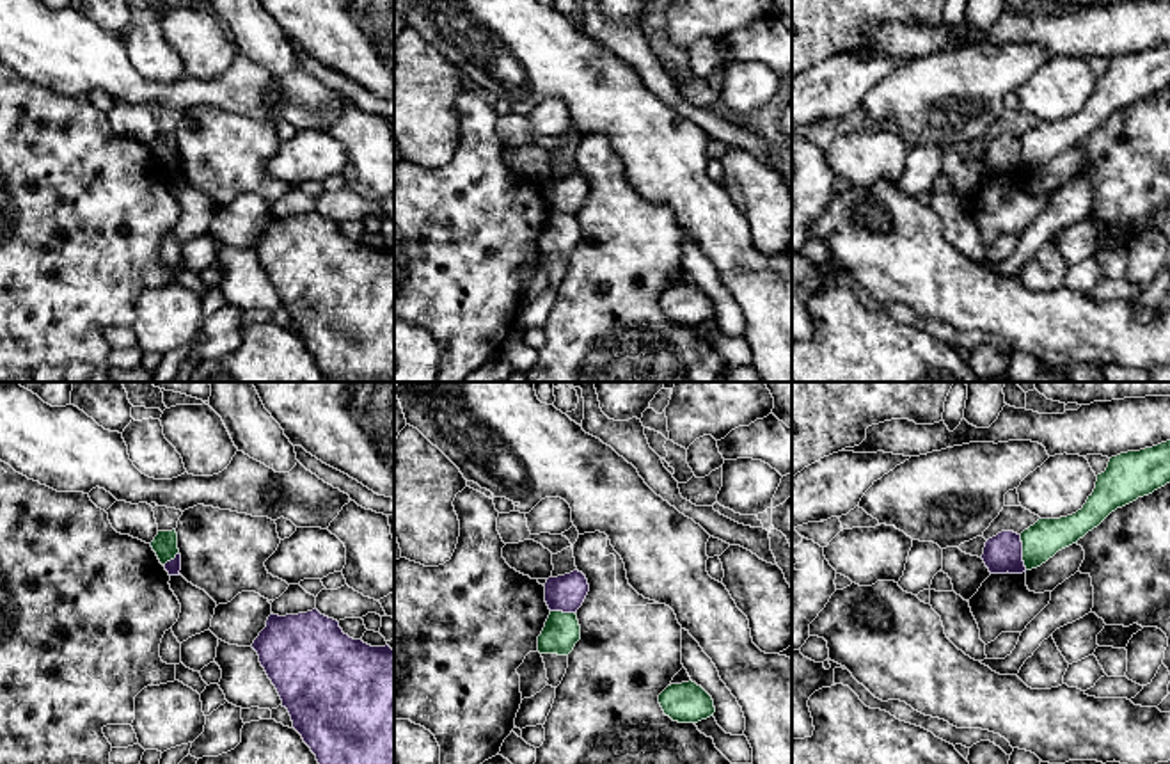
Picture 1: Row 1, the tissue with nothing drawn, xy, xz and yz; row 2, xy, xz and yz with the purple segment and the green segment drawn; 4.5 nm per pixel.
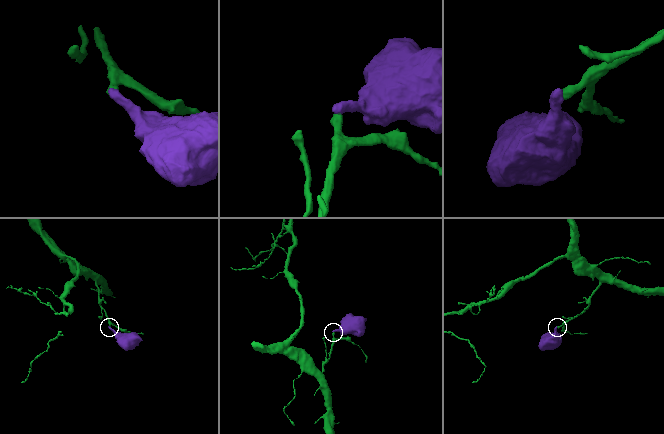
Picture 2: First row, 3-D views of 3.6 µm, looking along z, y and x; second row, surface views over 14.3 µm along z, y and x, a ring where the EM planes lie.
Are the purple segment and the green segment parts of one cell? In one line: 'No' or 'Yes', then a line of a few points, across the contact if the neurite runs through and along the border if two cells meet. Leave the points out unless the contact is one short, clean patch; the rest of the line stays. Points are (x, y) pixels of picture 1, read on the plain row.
No. Line: yz (1019, 137), (1027, 171)

